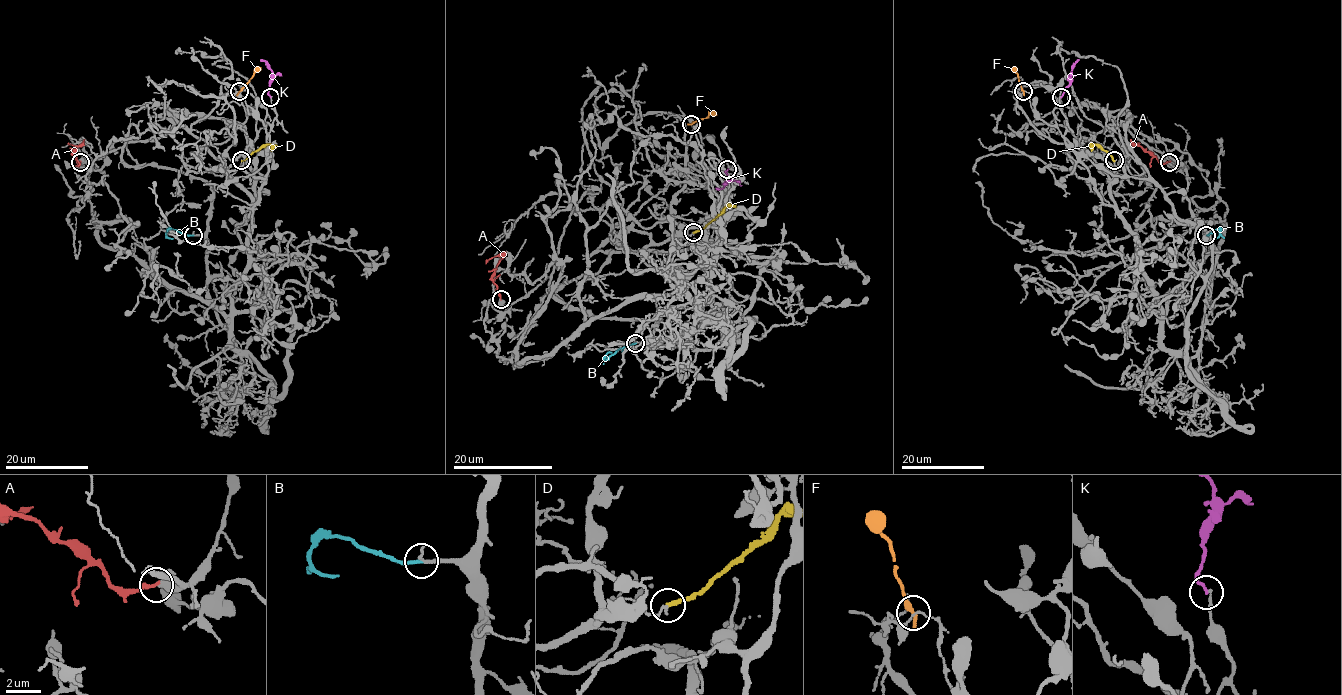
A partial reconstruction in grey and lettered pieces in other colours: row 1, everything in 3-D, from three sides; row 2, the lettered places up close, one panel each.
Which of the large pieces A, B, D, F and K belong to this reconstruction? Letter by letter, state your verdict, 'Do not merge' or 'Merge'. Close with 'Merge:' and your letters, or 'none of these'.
A: Merge
B: Merge
D: Do not merge
F: Do not merge
K: Do not merge
Merge: A, B

